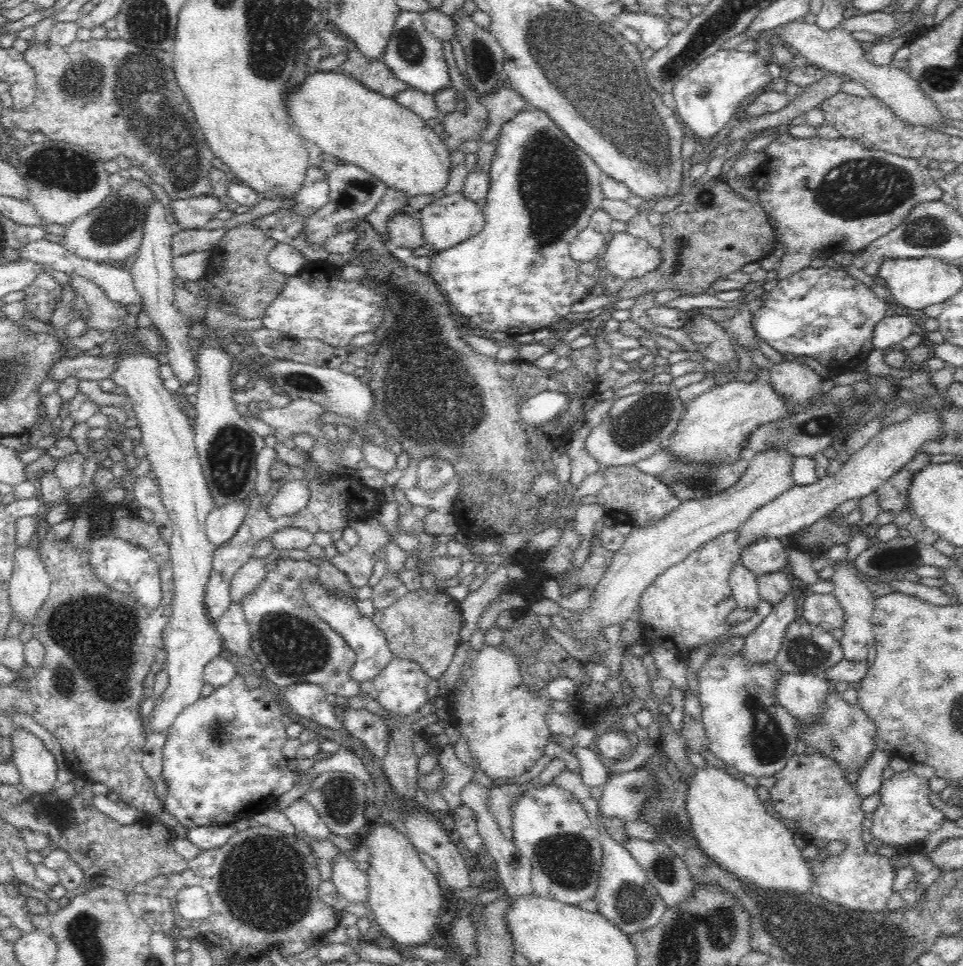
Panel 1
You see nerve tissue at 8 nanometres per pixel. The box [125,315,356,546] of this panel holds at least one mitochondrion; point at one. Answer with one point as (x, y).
(231, 454)

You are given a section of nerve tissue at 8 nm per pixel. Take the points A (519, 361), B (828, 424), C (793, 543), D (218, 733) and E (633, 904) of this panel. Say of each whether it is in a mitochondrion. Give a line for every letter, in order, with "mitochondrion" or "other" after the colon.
A: other
B: mitochondrion
C: other
D: mitochondrion
E: mitochondrion

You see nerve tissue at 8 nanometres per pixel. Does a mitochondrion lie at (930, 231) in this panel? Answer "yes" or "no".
yes

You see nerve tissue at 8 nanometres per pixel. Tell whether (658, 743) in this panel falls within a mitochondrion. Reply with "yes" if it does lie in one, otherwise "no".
no

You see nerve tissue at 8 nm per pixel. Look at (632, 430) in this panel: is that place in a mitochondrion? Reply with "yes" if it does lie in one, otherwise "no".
yes

